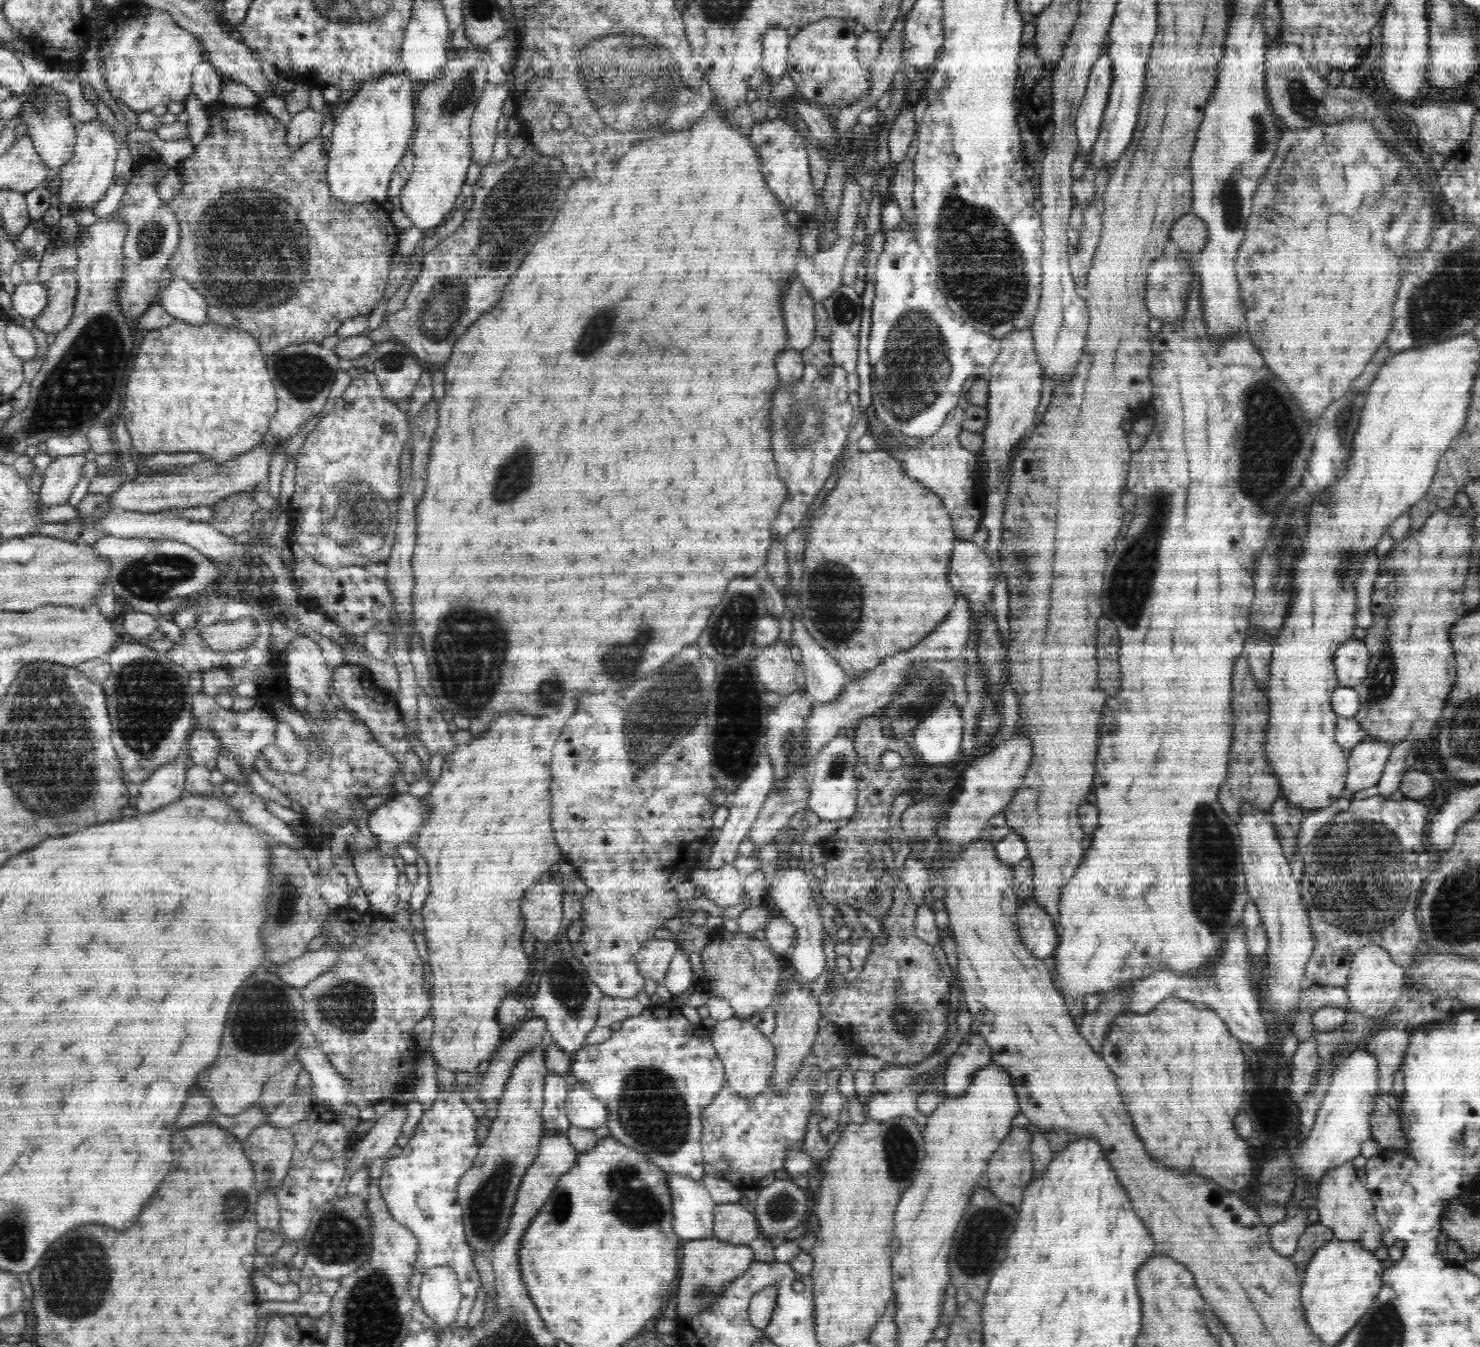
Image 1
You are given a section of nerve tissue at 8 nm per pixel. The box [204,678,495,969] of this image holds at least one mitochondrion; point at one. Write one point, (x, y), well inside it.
(287, 895)

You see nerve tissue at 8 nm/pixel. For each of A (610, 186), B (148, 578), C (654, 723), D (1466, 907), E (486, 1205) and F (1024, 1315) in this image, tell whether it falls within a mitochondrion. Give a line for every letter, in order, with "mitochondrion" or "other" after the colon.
A: other
B: mitochondrion
C: mitochondrion
D: mitochondrion
E: mitochondrion
F: other

